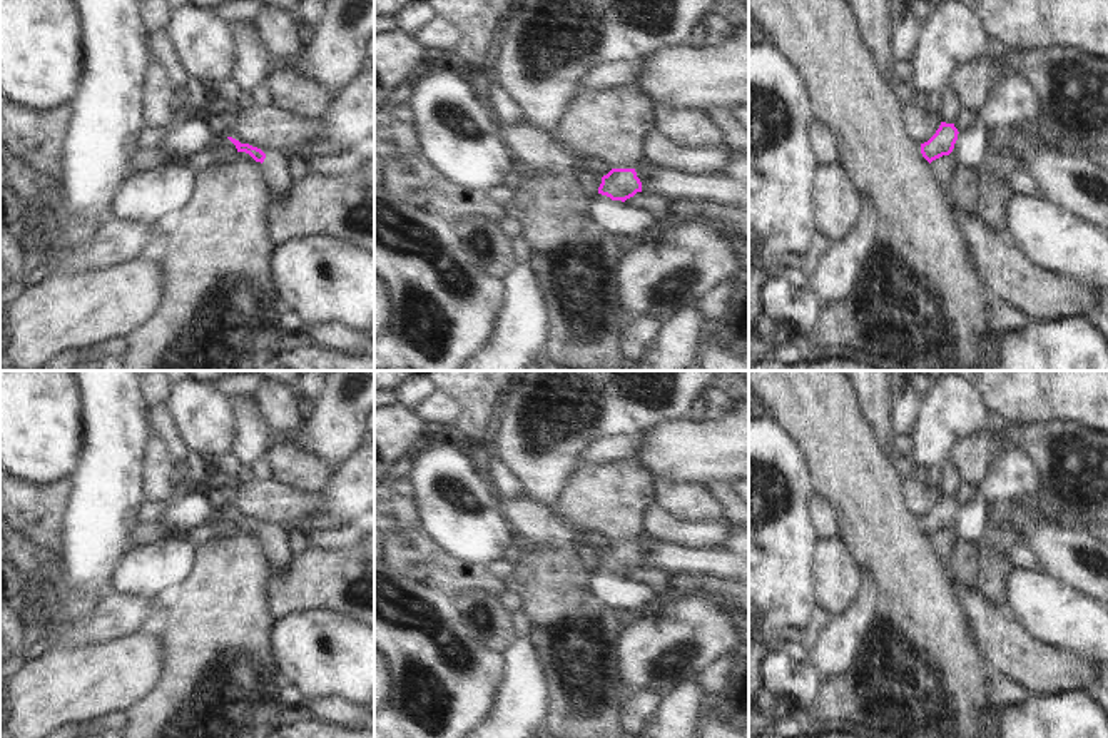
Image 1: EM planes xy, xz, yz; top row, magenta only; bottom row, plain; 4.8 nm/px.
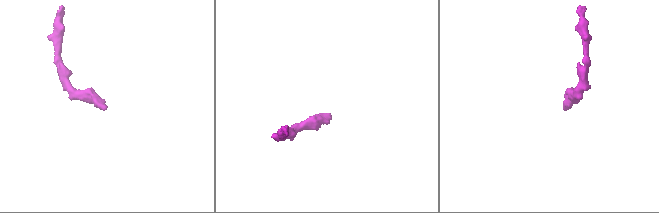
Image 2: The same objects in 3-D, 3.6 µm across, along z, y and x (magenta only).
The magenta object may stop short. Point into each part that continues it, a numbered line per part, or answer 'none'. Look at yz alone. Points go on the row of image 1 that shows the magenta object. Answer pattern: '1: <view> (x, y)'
none

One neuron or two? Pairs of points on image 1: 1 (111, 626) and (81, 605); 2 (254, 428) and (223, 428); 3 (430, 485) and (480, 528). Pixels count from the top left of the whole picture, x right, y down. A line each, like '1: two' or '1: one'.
1: two
2: two
3: one

